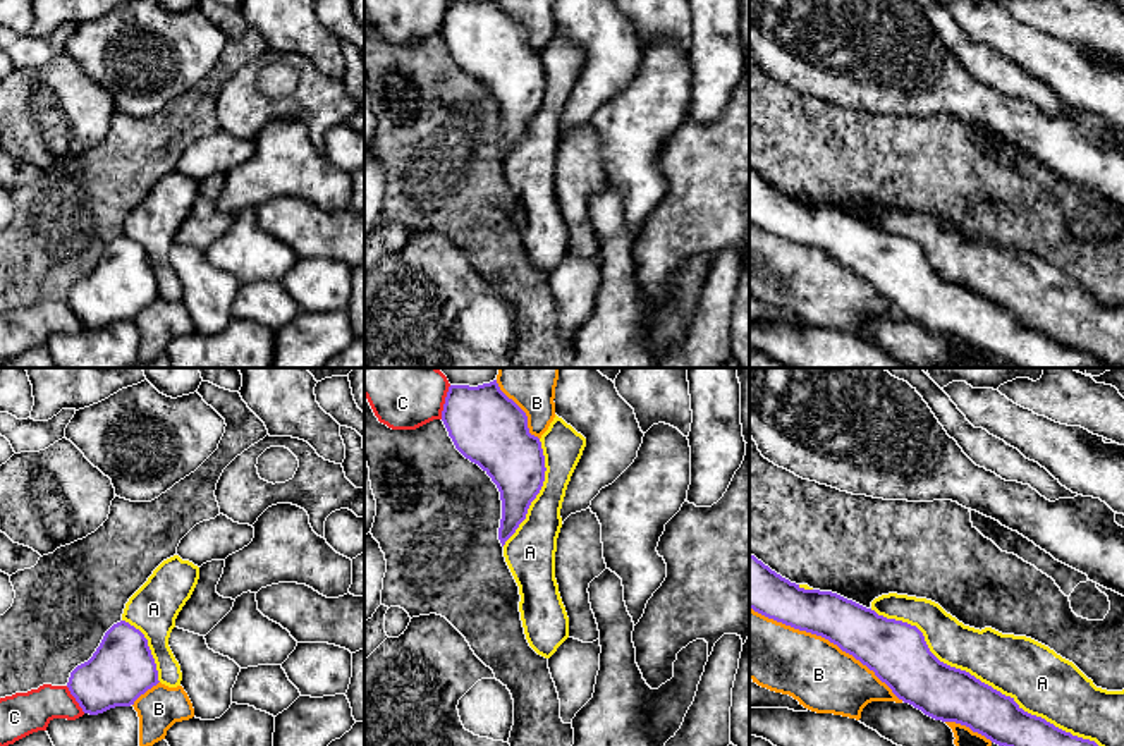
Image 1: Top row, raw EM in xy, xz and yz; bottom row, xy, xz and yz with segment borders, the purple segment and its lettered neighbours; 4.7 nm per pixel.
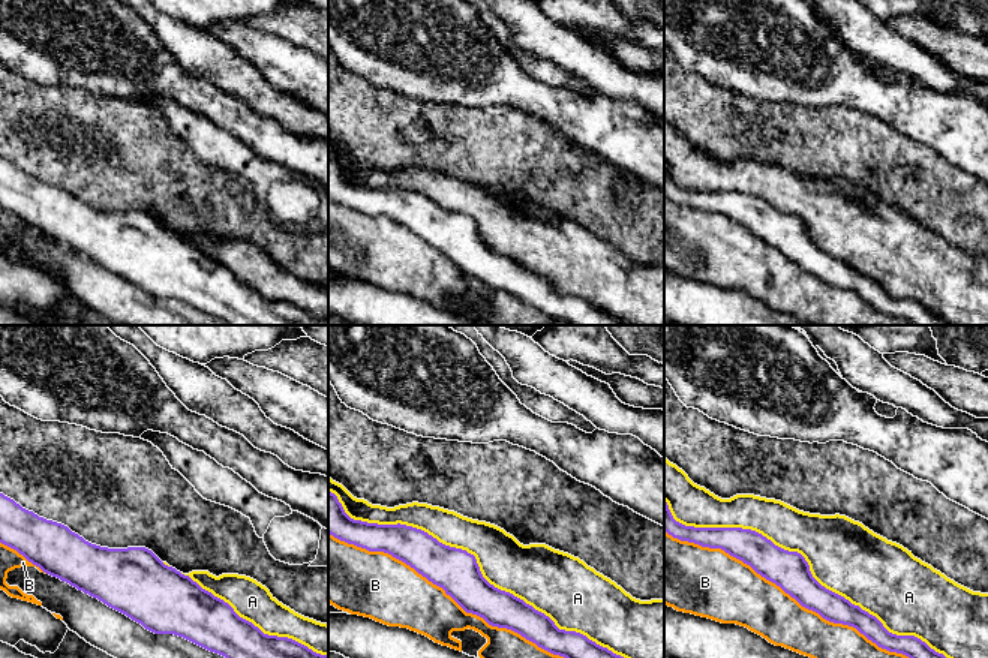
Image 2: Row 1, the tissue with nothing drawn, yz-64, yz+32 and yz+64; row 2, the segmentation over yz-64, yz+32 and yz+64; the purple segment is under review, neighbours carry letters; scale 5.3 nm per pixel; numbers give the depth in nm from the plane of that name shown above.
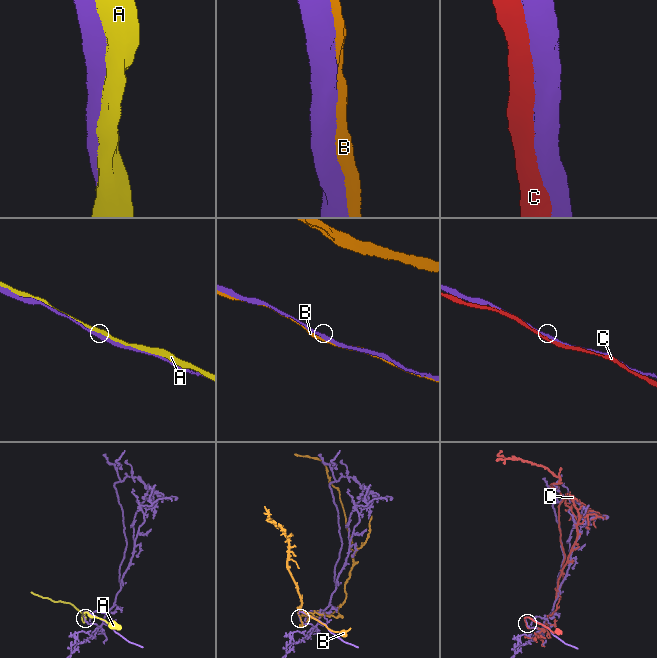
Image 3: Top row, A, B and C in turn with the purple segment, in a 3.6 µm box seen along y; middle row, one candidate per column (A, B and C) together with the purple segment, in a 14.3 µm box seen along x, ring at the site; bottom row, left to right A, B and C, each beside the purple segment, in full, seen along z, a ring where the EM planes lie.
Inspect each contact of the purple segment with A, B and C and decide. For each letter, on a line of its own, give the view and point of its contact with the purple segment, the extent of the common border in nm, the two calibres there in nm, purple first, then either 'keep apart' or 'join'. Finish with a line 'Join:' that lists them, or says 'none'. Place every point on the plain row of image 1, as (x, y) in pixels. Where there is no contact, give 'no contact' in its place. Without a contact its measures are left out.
A: meets purple in yz at (987, 299); contact 1300 nm long; 260 nm thick on the purple side, 300 nm on the other; keep apart
B: meets purple in yz at (827, 253); contact 850 nm long; 240 nm thick on the purple side, 320 nm on the other; keep apart
C: meets purple in xz at (445, 18); contact 170 nm long; 340 nm thick on the purple side, 200 nm on the other; keep apart
Join: none

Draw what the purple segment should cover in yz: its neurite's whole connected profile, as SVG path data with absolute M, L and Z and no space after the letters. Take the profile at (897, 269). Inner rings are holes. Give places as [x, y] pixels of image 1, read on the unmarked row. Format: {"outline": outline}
{"outline": "M749 168L749 223L828 254L925 330L969 342L1017 368L1112 368L1024 327L966 285L940 277L923 248L832 206L804 205Z"}

